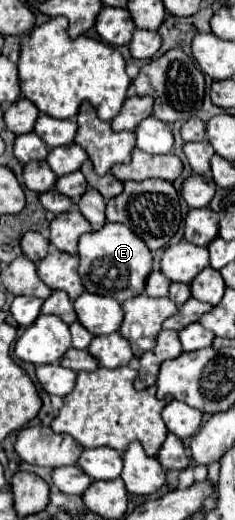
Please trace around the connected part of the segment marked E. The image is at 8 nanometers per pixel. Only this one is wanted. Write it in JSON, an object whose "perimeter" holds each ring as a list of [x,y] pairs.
{"perimeter":[[[105,223],[103,229],[81,235],[79,239],[79,275],[85,291],[95,295],[113,295],[119,303],[145,291],[153,257],[145,243],[121,223]]]}

